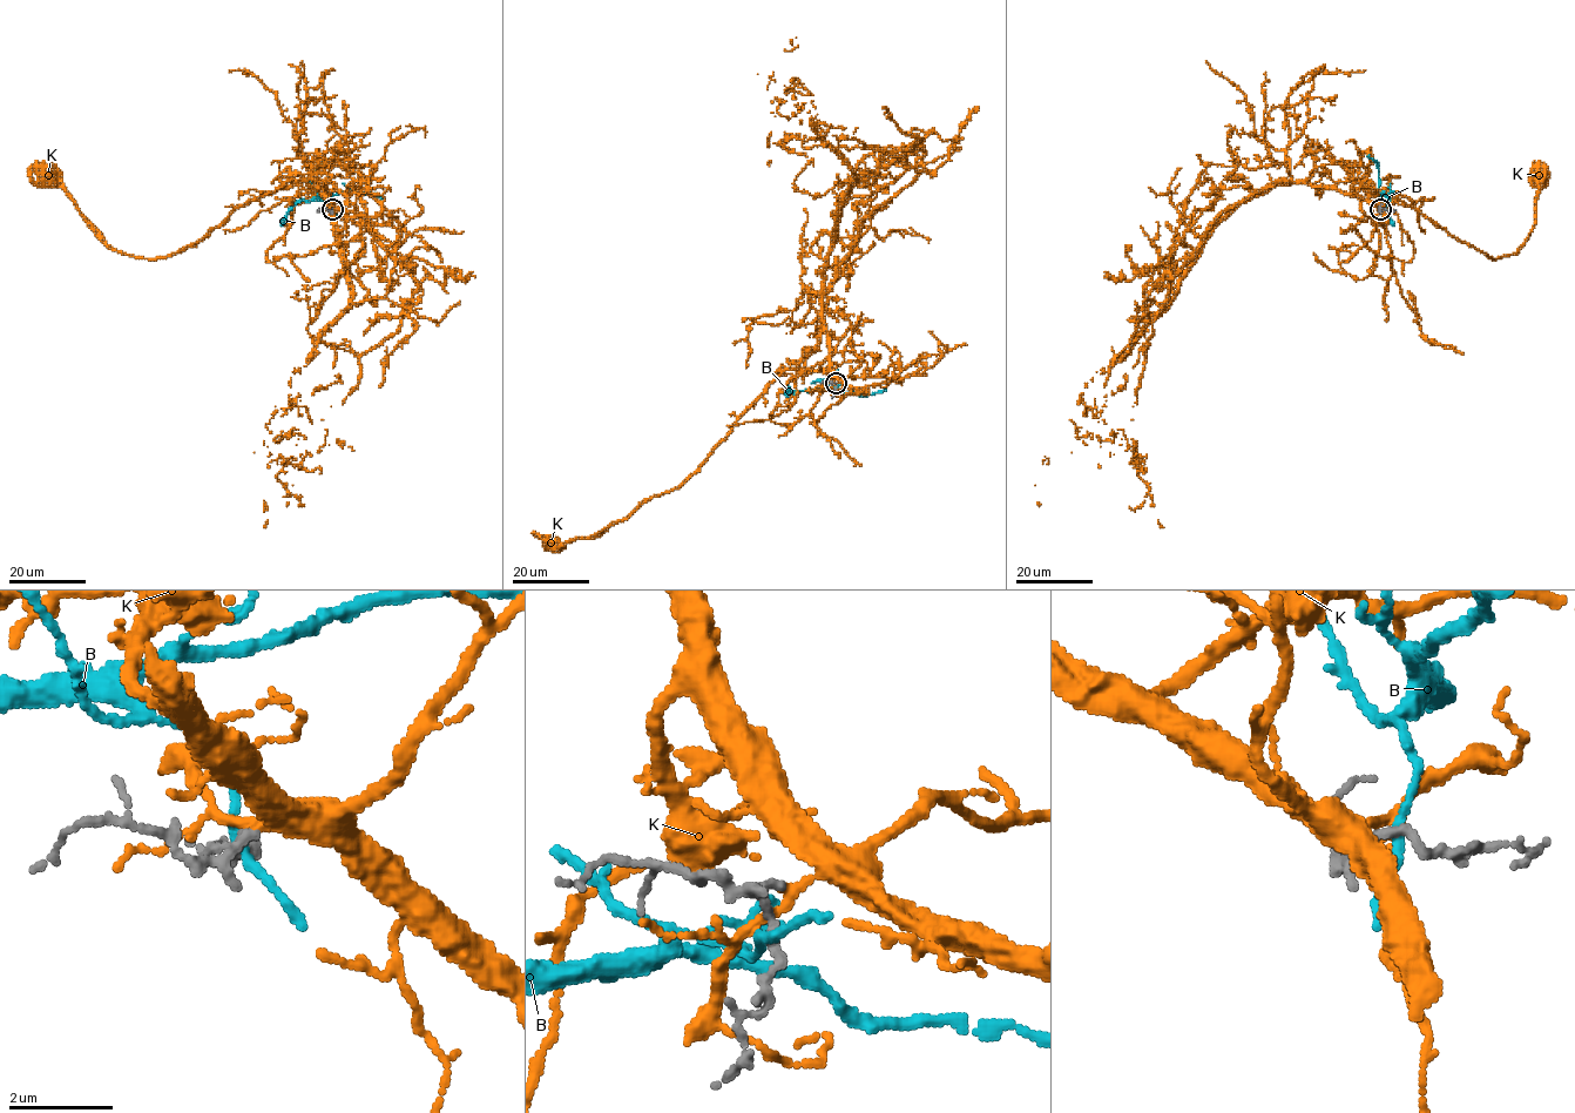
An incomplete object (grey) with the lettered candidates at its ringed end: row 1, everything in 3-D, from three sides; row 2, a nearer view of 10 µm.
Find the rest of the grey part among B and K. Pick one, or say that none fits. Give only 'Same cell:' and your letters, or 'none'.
Same cell: K

